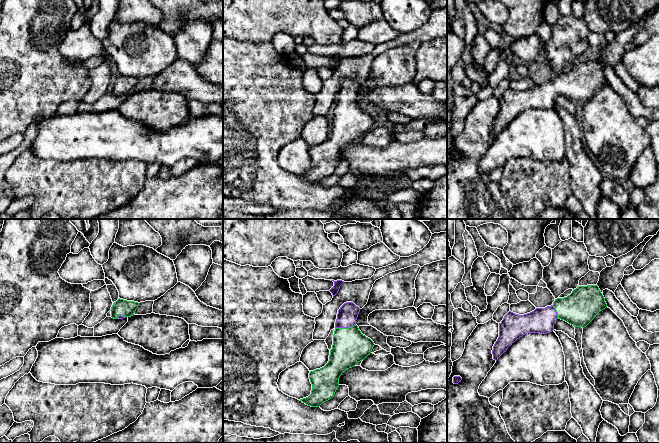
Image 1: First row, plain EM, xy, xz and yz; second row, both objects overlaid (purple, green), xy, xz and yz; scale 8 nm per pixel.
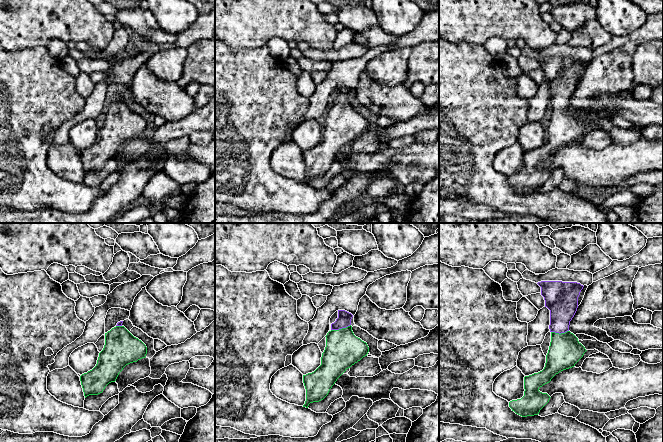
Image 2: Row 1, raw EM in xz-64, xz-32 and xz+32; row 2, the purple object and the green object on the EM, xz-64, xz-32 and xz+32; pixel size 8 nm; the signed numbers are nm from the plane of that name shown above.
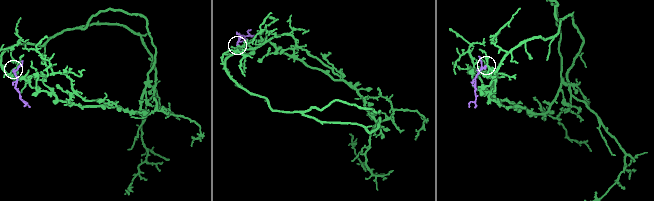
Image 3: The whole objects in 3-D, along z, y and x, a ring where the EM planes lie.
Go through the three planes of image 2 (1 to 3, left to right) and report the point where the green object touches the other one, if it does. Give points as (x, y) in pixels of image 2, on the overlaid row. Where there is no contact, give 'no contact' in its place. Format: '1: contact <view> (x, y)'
1: contact xz-64 (119, 325)
2: contact xz-32 (340, 328)
3: contact xz+32 (559, 333)

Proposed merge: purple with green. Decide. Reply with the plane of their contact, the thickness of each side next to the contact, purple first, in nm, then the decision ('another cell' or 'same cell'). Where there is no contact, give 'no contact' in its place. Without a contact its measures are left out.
meets purple in xz; 160 nm thick on the purple side, 280 nm on the other; same cell

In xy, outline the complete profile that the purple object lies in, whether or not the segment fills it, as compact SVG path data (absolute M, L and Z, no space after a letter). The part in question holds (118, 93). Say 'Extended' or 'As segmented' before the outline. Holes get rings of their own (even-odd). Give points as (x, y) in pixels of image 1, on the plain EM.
Extended. M118 75L111 83L111 93L114 95L123 95L134 91L139 79Z

